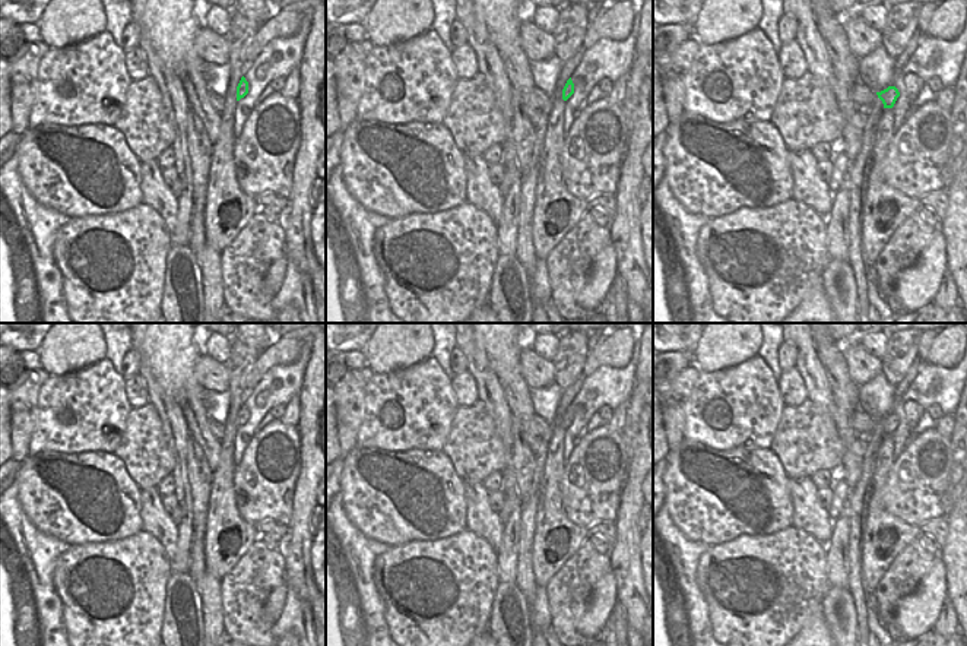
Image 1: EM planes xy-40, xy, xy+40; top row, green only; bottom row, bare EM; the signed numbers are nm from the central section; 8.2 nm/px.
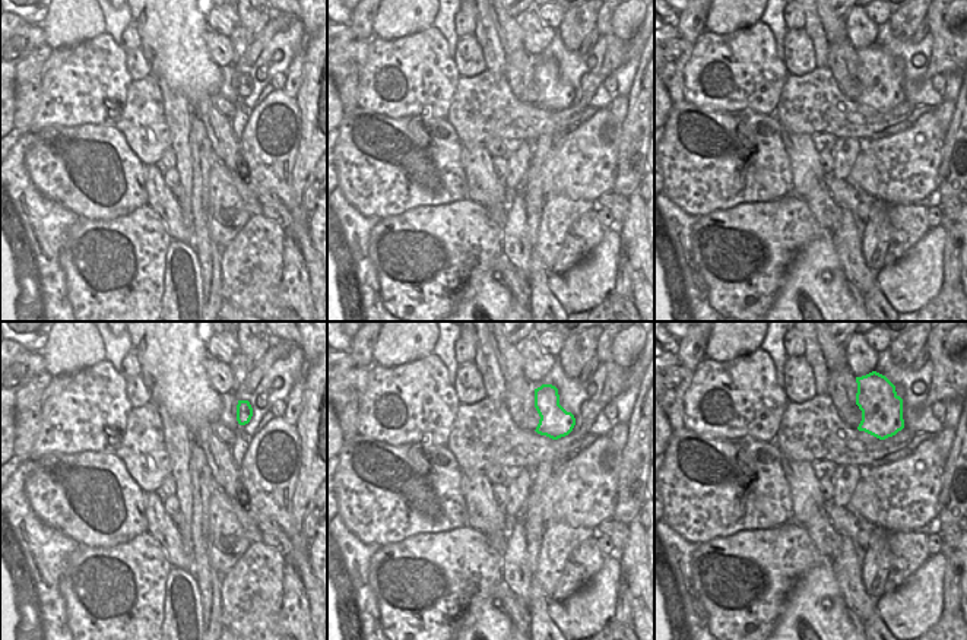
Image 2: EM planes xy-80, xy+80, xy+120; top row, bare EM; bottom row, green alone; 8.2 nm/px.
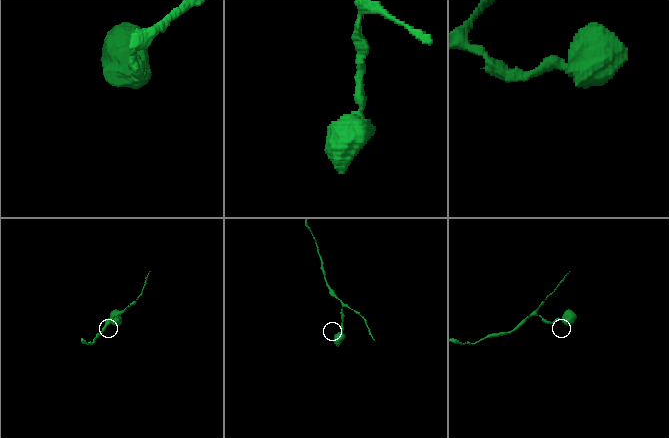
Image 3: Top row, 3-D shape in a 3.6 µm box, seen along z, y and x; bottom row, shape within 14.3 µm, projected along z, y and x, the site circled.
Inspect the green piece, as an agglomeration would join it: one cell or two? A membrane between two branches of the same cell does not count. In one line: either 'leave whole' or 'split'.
leave whole

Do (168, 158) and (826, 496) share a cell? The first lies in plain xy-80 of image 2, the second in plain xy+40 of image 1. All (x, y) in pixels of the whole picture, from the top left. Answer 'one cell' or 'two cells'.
two cells

